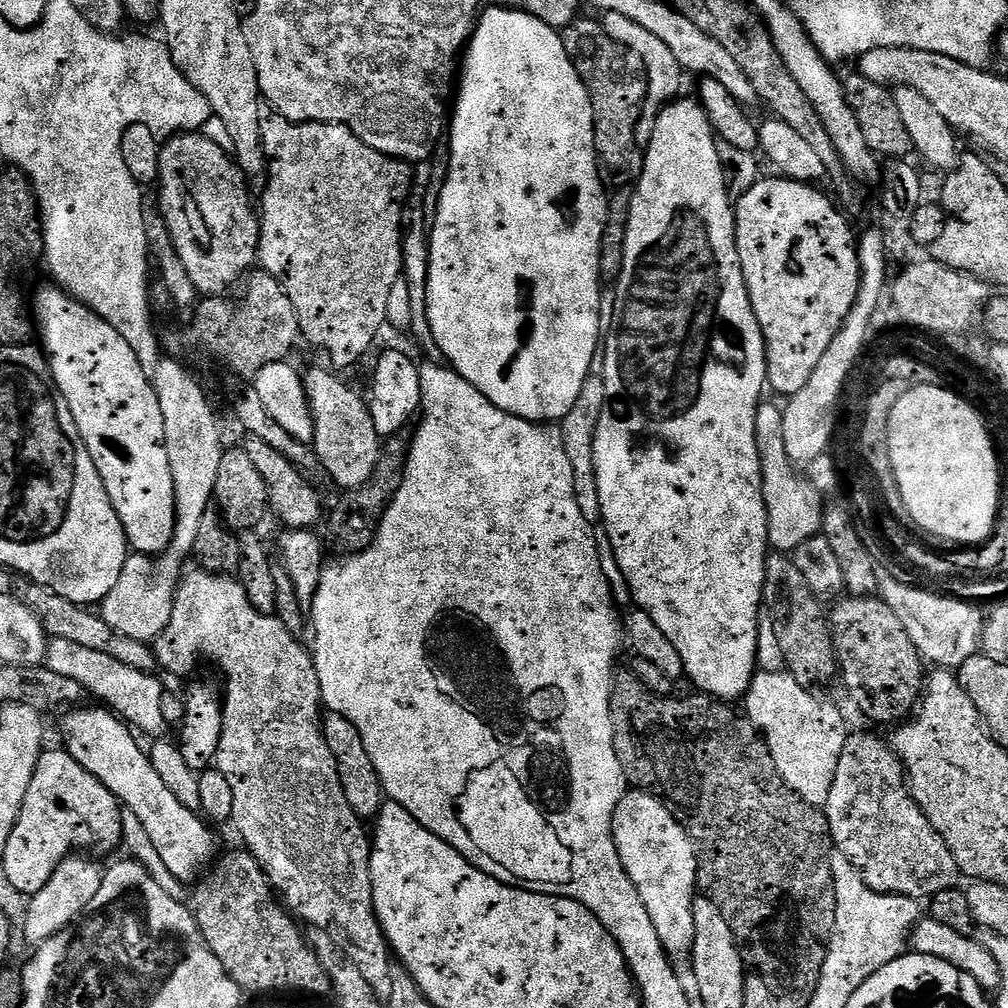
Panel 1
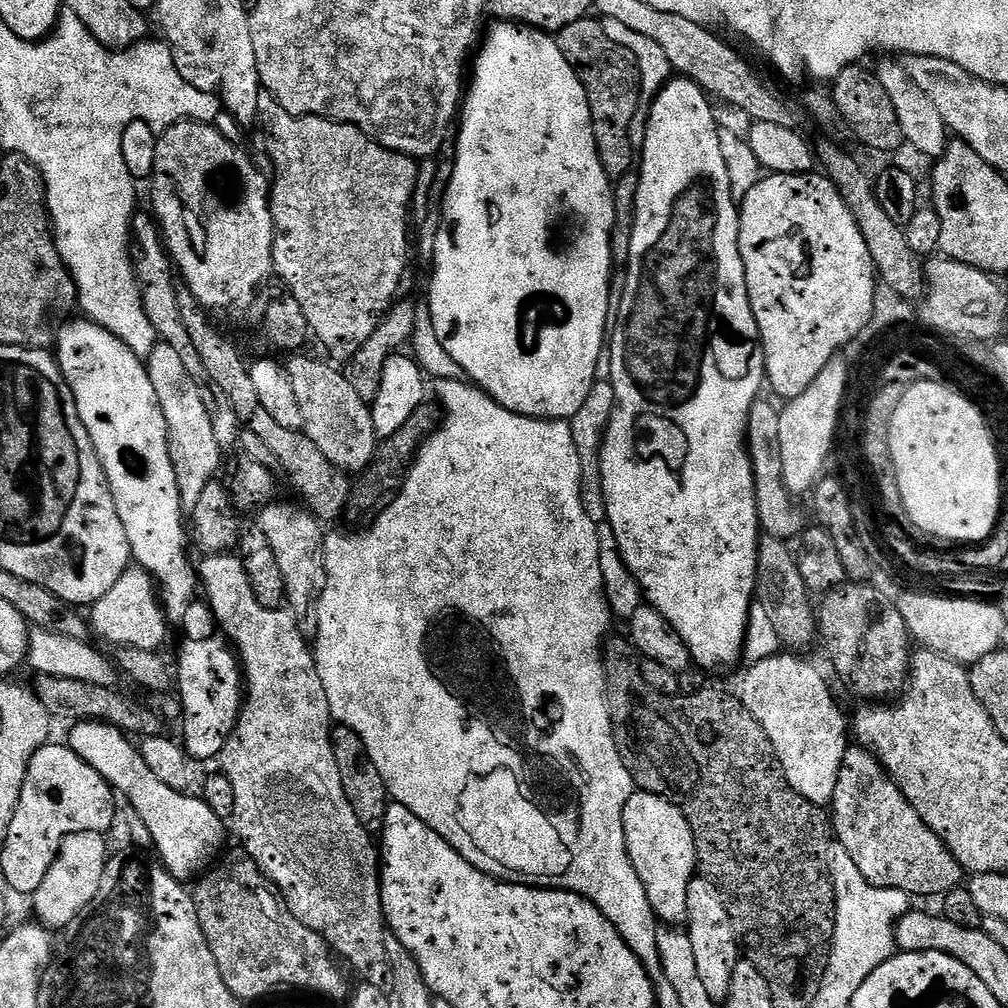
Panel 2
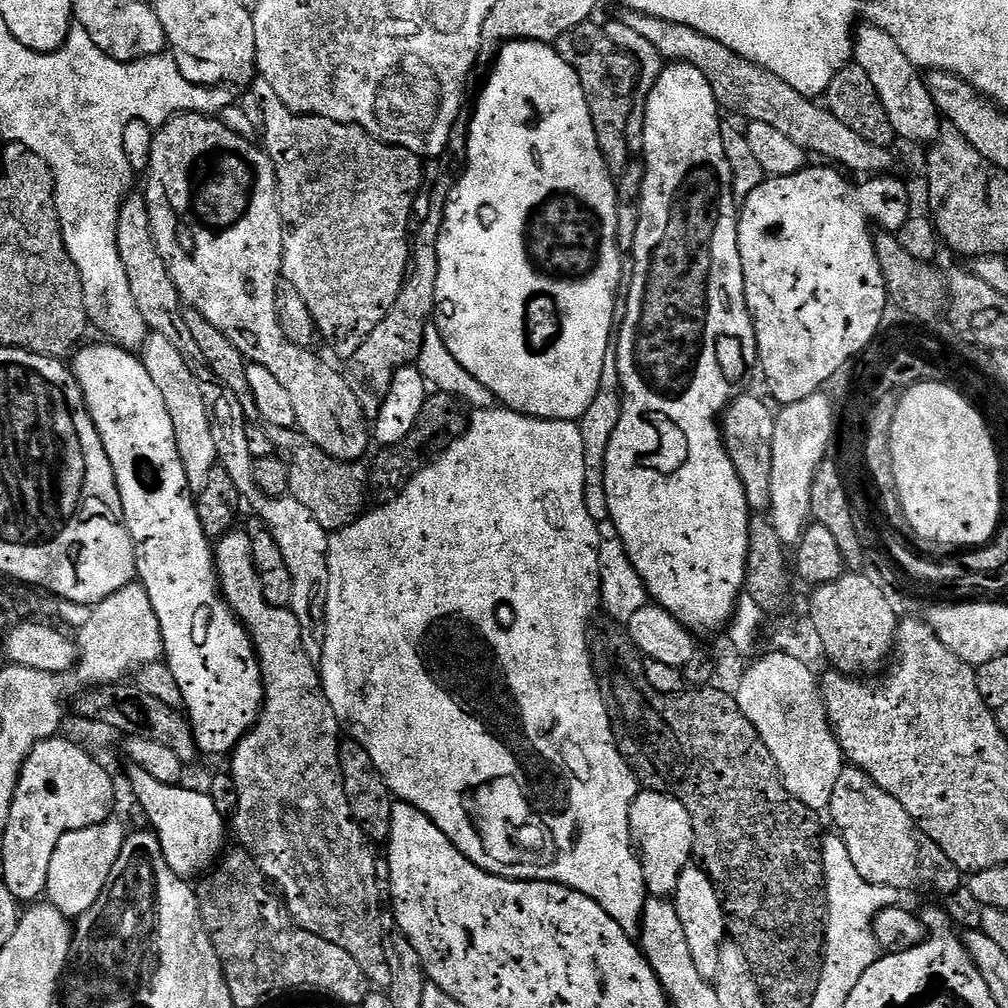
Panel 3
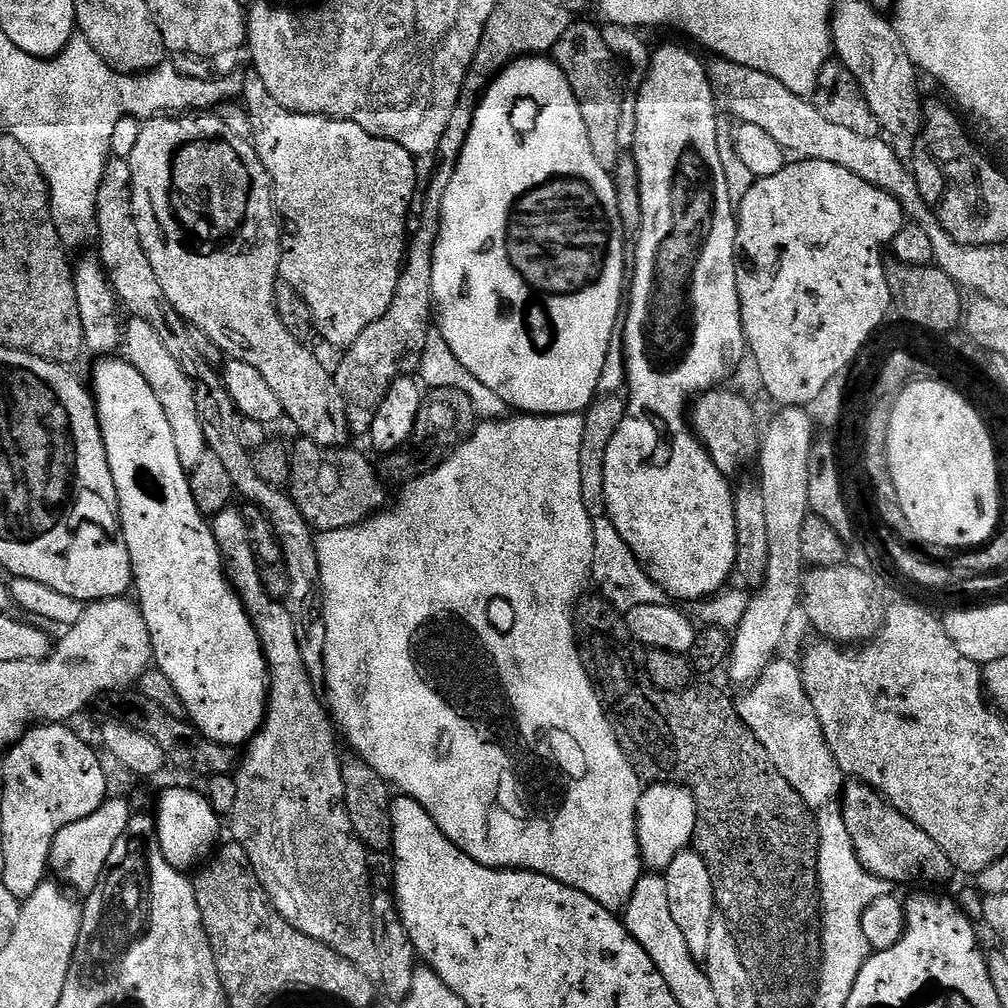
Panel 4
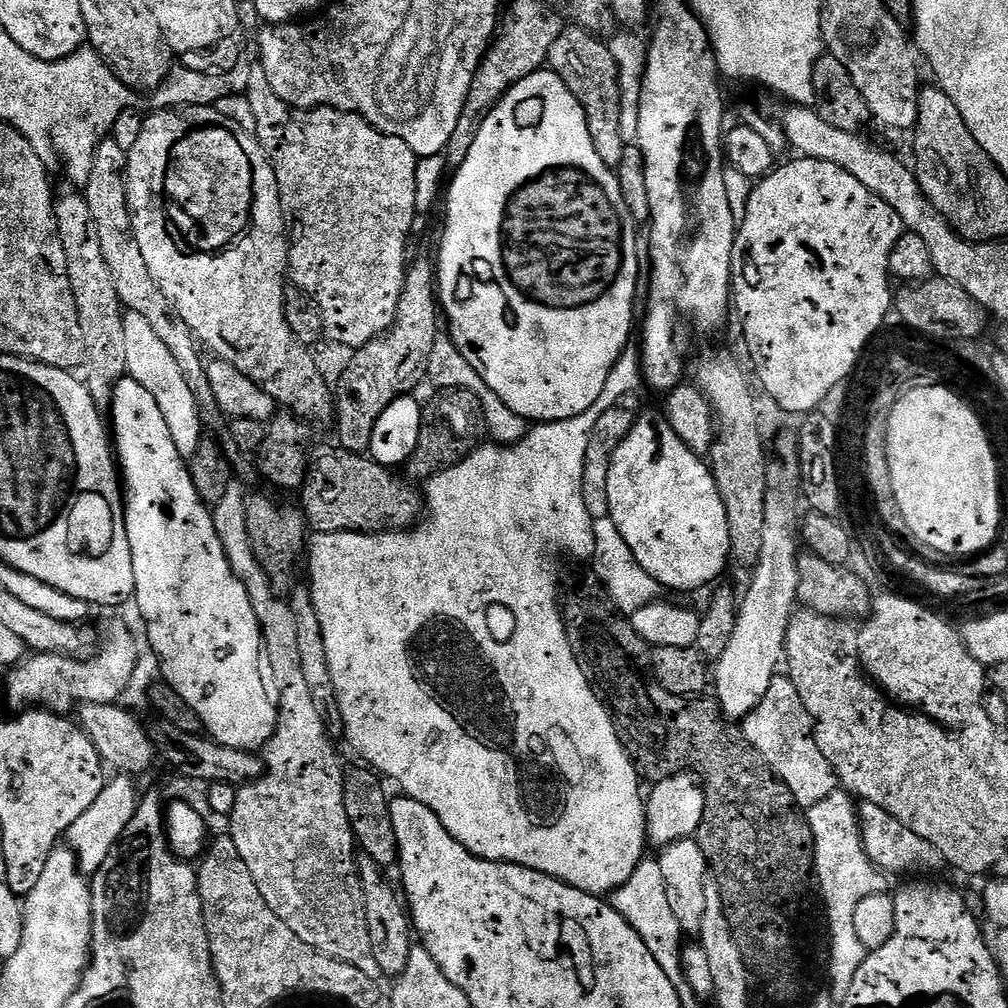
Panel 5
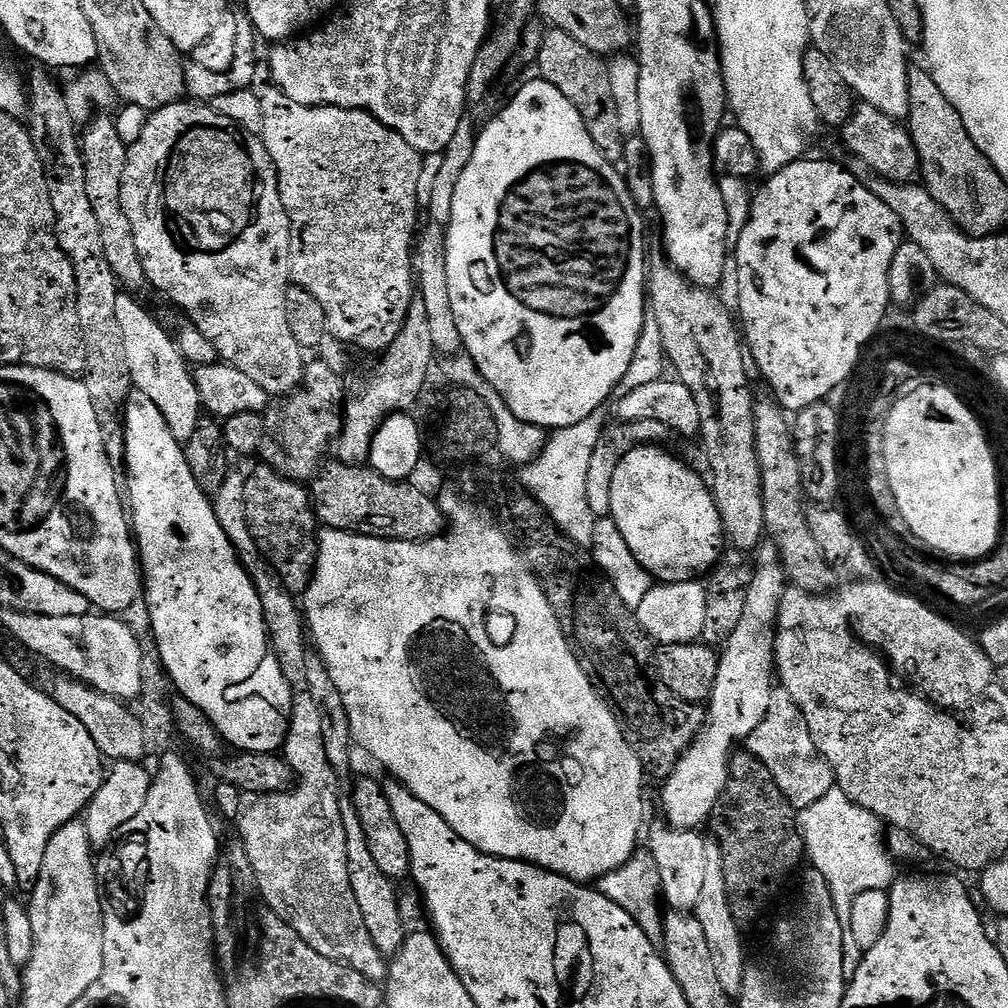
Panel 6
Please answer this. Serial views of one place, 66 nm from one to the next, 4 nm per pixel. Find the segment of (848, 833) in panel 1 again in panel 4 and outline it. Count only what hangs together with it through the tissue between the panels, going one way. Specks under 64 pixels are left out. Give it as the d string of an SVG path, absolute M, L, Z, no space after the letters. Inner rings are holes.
M845 783L842 789L842 807L846 818L846 830L850 830L854 850L858 854L862 866L870 874L888 880L893 886L900 886L900 884L932 886L928 884L944 884L951 876L954 876L950 858L946 858L946 854L940 849L938 842L934 842L934 838L930 838L930 834L926 834L913 820L903 816L891 802L885 800L880 793L874 791L868 784Z

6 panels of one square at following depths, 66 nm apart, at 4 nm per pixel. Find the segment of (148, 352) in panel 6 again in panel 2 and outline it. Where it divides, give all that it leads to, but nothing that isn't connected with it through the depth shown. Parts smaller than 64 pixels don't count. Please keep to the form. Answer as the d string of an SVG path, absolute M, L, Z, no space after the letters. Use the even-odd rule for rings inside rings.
M163 342L157 344L146 361L150 382L154 382L154 394L158 394L158 402L166 418L168 449L178 478L180 504L185 513L190 514L198 506L198 498L209 482L217 479L222 449L218 446L218 438L214 438L214 426L210 422L201 385L196 385L191 370L184 364L187 364L186 358L178 354L174 346Z

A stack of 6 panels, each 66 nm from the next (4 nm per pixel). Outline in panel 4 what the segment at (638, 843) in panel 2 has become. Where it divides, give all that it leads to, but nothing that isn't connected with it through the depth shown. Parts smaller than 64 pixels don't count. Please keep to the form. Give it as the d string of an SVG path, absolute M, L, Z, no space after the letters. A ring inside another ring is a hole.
M653 784L640 794L636 833L640 842L640 859L645 869L663 873L680 852L693 843L696 835L696 799L689 788L679 784Z

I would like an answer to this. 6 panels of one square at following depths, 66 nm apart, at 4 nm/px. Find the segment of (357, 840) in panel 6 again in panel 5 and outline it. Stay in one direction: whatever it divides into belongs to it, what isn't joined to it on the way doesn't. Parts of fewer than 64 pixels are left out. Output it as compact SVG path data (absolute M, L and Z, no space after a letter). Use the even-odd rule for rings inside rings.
M361 855L358 867L366 898L366 930L370 930L370 946L374 950L374 958L385 977L398 977L402 970L406 970L406 962L410 962L410 950L414 947L414 929L410 913L401 893L397 889L396 893L384 881L384 876L380 873L383 872L381 865L375 864L369 856Z

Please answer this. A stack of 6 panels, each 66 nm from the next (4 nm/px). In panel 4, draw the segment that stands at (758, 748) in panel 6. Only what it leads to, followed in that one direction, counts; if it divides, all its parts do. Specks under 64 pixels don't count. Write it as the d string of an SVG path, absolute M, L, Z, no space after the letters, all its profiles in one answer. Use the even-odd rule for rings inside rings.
M777 658L768 665L768 669L760 675L755 685L747 689L744 697L739 697L740 717L746 722L749 730L756 735L758 742L766 746L766 754L774 762L774 766L790 782L795 792L808 803L809 808L819 810L833 803L841 795L846 777L840 771L834 754L830 754L830 746L822 734L822 726L818 722L818 714L814 714L814 706L806 694L806 686L802 682L802 674L795 663Z

